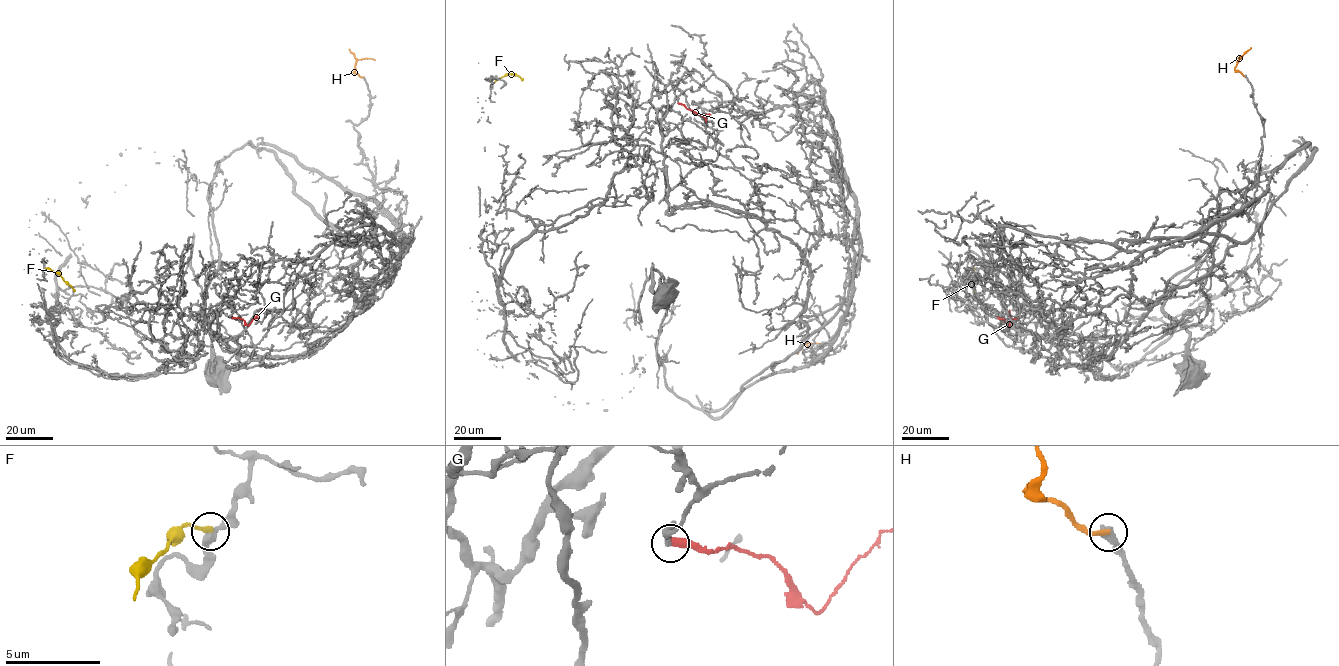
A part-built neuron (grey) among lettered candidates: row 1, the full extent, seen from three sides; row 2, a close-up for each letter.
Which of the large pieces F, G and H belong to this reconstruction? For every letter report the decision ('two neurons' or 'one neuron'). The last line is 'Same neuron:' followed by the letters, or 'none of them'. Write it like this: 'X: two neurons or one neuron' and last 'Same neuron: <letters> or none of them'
F: two neurons
G: two neurons
H: one neuron
Same neuron: H

